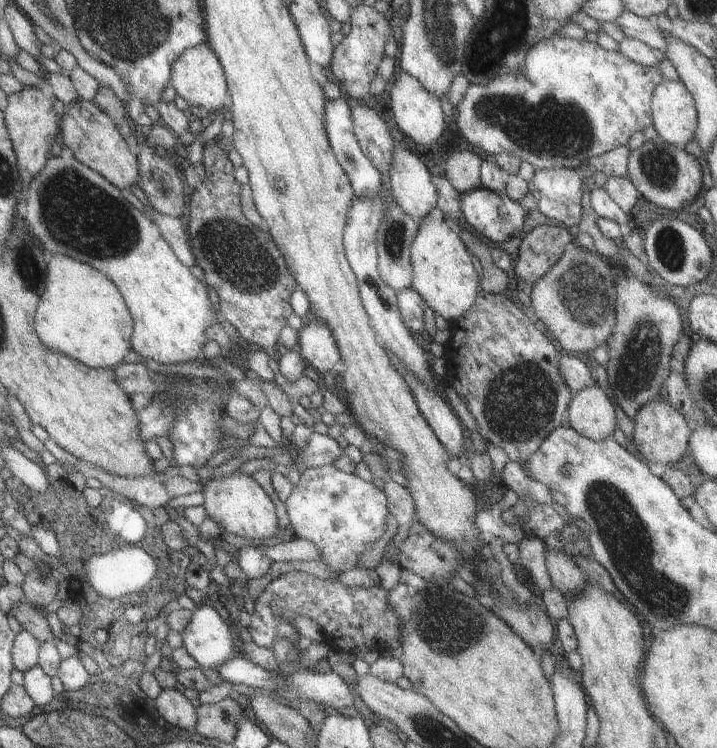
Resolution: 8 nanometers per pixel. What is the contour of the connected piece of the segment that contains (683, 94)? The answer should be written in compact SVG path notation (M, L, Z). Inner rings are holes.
M664 79L650 101L652 126L661 140L684 149L696 136L698 124L694 98L680 80Z

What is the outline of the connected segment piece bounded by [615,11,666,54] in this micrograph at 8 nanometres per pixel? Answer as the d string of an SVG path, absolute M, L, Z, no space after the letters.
M624 11L616 18L615 23L628 38L633 38L648 44L650 48L665 54L666 38L663 32L652 23L648 17L638 16L632 12Z

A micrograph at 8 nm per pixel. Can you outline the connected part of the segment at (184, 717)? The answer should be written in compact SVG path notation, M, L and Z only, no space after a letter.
M163 689L154 699L160 716L181 729L192 729L196 724L196 711L190 700L176 689Z

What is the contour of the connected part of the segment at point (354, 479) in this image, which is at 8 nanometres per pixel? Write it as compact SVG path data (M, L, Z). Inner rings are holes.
M322 465L301 472L300 482L295 486L292 494L284 501L292 535L312 542L320 550L320 560L336 572L352 570L360 563L360 554L372 548L372 544L378 542L386 530L388 501L379 482L366 482L354 473L337 470L334 465Z

